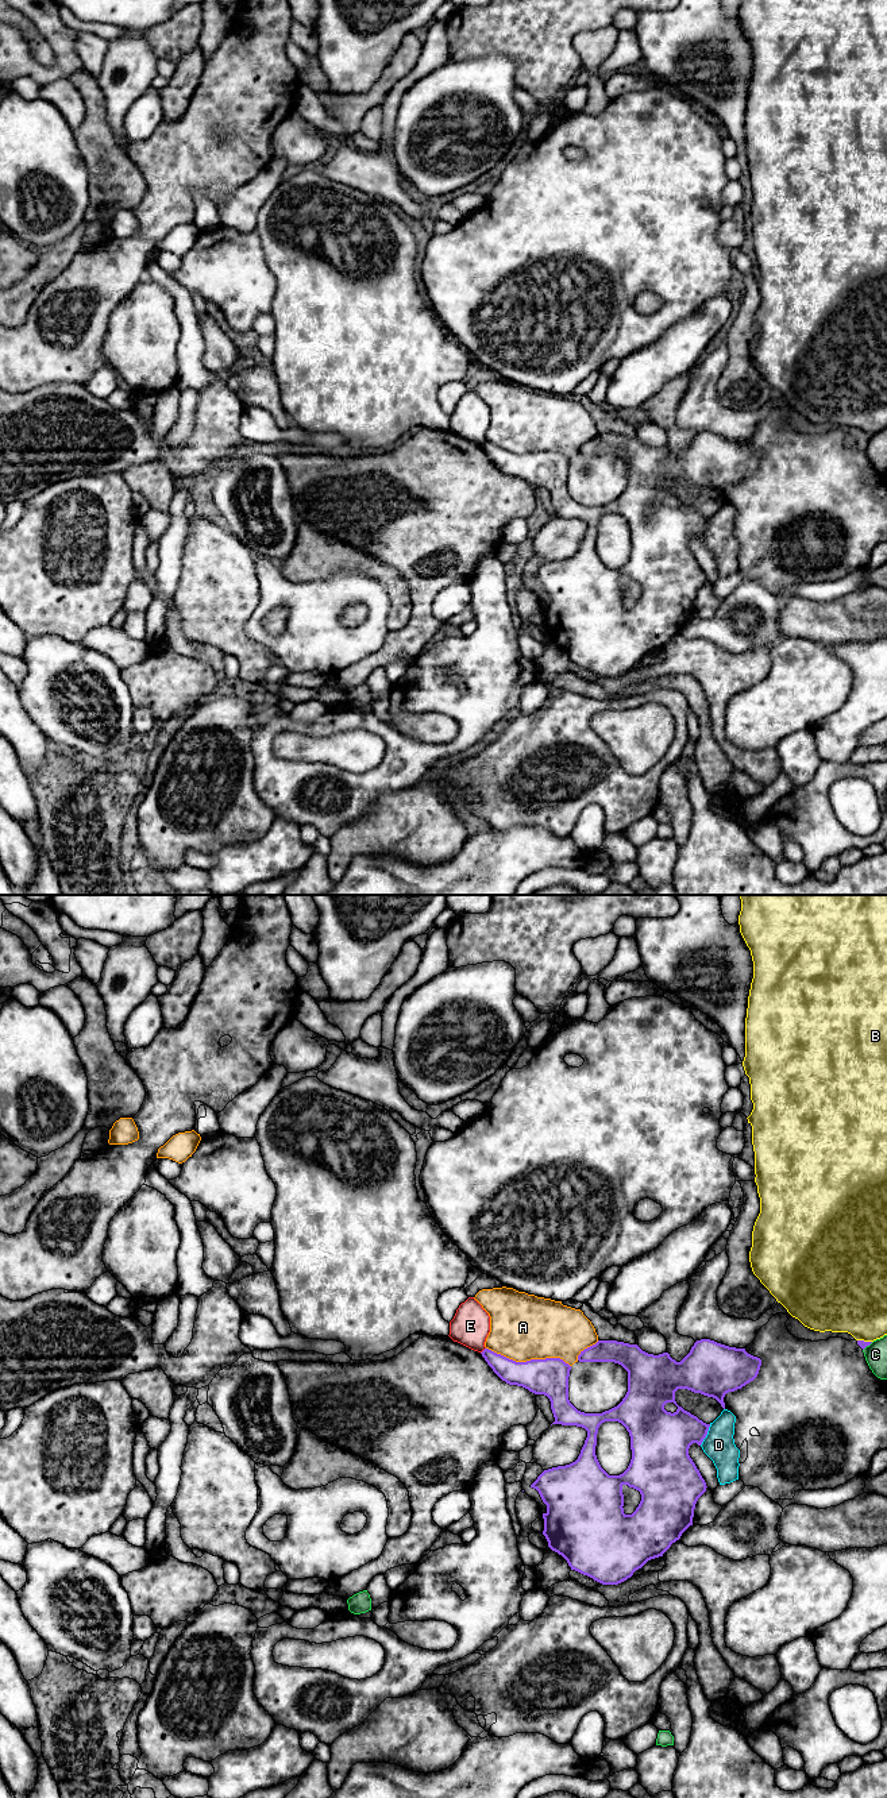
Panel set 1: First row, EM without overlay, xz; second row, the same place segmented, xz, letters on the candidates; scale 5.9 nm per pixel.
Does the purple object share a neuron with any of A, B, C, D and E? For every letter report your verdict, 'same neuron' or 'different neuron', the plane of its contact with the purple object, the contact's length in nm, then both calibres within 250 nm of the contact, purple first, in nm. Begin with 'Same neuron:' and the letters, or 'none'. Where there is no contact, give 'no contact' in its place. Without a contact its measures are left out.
Same neuron: none
A: different neuron; contact in xz; length 500 nm; calibres 220 and 400 nm
B: different neuron; contact in xz; length 90 nm; calibres 50 and 400 nm
C: different neuron; contact in xz; length 80 nm; calibres 50 and 130 nm
D: different neuron; contact in xz; length 140 nm; calibres 320 and 190 nm
E: different neuron; contact in xz; length 50 nm; calibres 140 and 220 nm

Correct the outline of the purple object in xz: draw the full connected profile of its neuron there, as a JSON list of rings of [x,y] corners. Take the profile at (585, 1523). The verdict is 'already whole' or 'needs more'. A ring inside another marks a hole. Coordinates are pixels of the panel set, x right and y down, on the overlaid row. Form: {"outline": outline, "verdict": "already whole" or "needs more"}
{"outline": [[[710,1339],[694,1343],[690,1353],[676,1362],[668,1353],[659,1355],[643,1351],[637,1344],[598,1340],[578,1355],[579,1362],[614,1362],[628,1371],[628,1392],[622,1401],[602,1413],[578,1411],[568,1400],[571,1366],[560,1358],[516,1362],[489,1348],[482,1357],[506,1384],[544,1394],[551,1401],[552,1424],[576,1425],[587,1431],[578,1459],[566,1466],[544,1470],[531,1485],[547,1505],[543,1513],[543,1535],[548,1547],[562,1555],[571,1570],[602,1585],[618,1585],[648,1560],[663,1556],[672,1543],[693,1525],[698,1498],[706,1482],[689,1455],[693,1443],[702,1444],[710,1424],[684,1411],[675,1401],[678,1389],[687,1389],[716,1398],[725,1409],[724,1397],[753,1381],[761,1359],[745,1348],[729,1347]],[[605,1421],[621,1423],[630,1436],[632,1459],[620,1475],[609,1475],[595,1455],[598,1428]],[[622,1486],[640,1492],[641,1501],[632,1515],[624,1513]]], "verdict": "already whole"}

